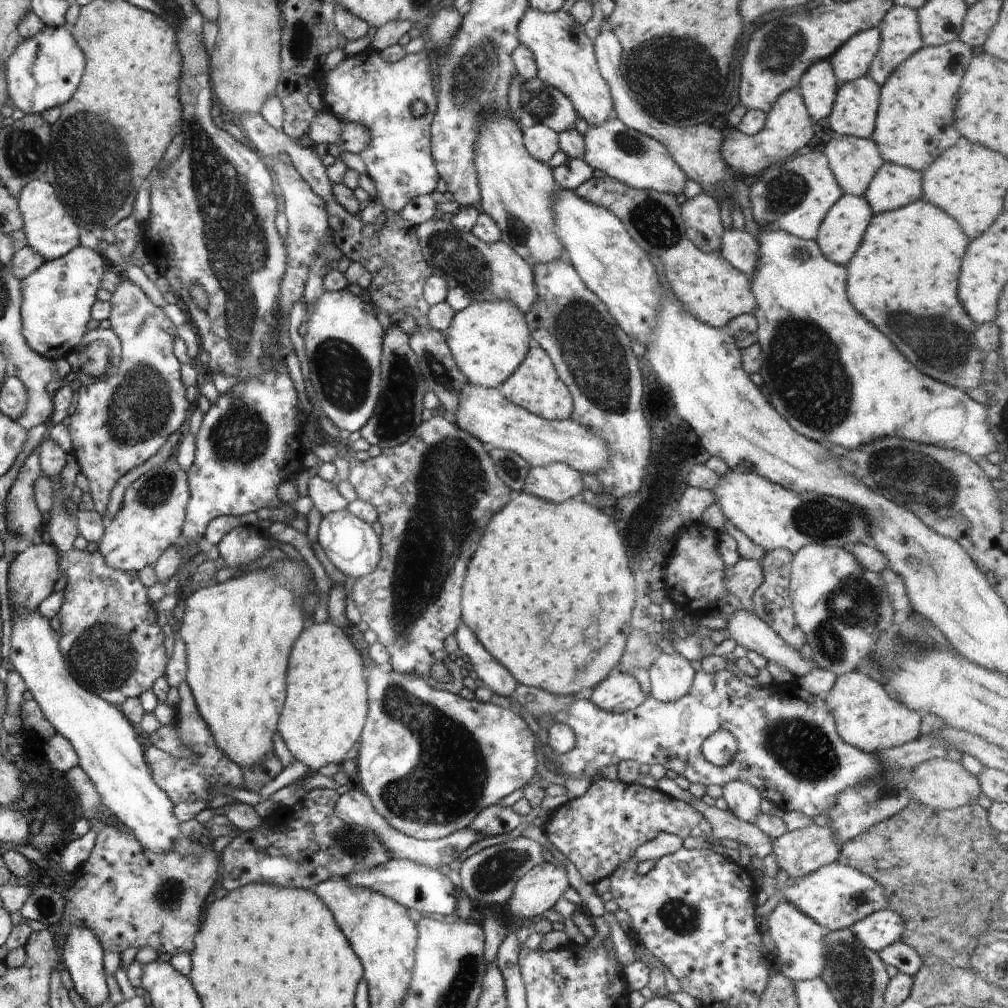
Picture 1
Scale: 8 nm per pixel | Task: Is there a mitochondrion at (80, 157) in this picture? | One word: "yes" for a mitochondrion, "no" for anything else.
yes

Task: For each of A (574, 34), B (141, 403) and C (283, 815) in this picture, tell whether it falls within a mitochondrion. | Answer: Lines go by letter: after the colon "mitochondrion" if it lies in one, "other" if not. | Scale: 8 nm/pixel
A: other
B: mitochondrion
C: other

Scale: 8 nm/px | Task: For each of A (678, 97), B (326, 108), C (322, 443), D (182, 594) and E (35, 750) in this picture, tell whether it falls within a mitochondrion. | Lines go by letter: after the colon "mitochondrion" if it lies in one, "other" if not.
A: mitochondrion
B: other
C: other
D: other
E: other

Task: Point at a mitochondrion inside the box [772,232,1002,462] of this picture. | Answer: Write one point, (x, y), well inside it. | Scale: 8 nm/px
(939, 341)

